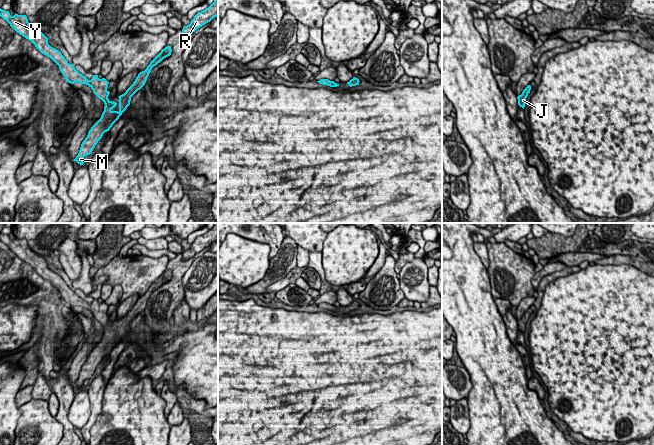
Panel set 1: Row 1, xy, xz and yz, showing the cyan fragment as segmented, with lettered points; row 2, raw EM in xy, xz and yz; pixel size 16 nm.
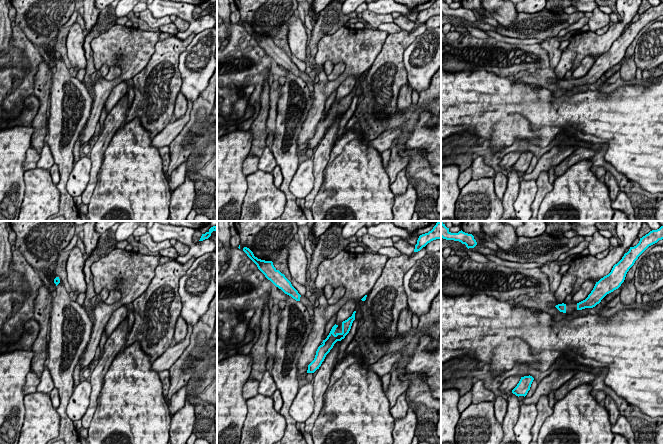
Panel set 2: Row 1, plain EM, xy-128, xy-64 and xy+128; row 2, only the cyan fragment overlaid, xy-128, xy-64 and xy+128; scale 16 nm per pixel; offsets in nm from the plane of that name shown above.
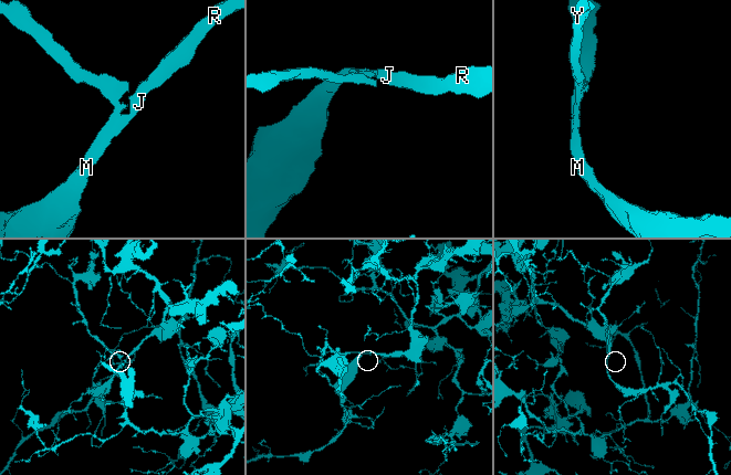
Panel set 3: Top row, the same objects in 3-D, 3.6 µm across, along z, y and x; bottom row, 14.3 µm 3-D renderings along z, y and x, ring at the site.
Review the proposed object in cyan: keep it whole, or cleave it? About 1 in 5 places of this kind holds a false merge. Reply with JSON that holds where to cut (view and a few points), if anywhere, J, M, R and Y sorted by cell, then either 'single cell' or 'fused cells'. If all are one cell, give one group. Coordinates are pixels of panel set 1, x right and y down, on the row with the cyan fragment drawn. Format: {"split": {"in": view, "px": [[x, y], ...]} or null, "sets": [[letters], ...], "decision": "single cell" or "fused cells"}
{"split": null, "sets": [["J", "M", "R", "Y"]], "decision": "single cell"}

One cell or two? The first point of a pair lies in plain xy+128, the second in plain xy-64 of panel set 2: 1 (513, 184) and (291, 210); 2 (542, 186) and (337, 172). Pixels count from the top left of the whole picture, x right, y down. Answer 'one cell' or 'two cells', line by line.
1: one cell
2: two cells

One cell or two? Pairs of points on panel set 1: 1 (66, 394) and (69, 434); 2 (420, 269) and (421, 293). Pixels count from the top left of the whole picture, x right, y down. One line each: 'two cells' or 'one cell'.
1: one cell
2: one cell

